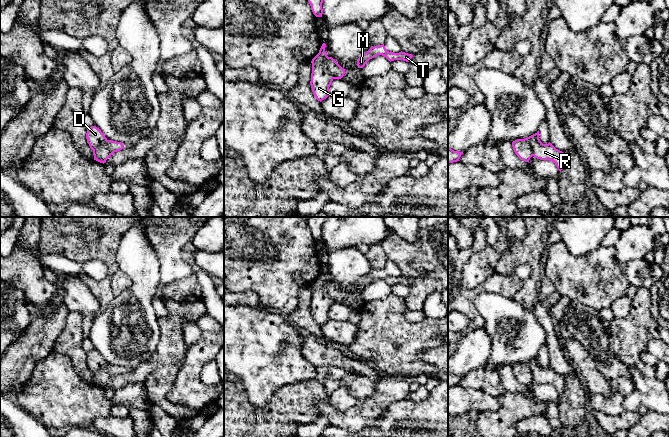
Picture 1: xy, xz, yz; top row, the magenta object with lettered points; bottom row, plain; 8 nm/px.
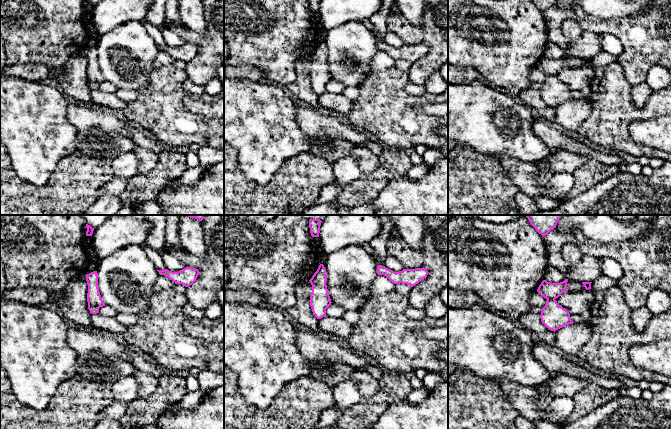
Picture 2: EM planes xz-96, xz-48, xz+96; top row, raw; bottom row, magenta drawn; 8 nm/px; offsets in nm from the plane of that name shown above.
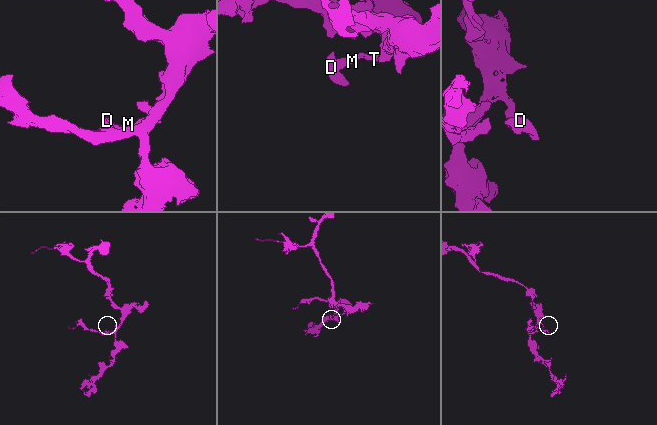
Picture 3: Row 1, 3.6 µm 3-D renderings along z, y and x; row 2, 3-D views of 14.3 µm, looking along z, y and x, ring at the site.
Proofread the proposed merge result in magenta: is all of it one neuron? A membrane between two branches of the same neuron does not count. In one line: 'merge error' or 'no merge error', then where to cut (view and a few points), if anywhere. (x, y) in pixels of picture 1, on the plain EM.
merge error; cut in xz along (328, 281), (323, 291), (334, 302)

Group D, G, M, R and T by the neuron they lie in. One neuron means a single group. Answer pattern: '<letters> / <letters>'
D G R / M T

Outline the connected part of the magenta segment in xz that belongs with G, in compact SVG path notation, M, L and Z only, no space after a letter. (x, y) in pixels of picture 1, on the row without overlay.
M325 267L322 268L319 277L312 283L312 297L310 309L312 316L318 325L326 323L329 318L329 311L334 301L323 291L324 286L329 282L325 276Z

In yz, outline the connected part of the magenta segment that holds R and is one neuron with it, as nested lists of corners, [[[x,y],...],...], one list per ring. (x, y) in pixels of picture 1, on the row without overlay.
[[[539,355],[526,363],[532,373],[532,380],[541,384],[550,384],[555,387],[559,395],[563,393],[565,379],[562,375],[556,373],[550,366],[543,368],[539,363]]]

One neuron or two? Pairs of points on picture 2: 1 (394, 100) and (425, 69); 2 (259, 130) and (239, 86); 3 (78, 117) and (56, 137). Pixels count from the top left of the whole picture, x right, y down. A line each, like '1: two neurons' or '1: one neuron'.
1: two neurons
2: one neuron
3: two neurons

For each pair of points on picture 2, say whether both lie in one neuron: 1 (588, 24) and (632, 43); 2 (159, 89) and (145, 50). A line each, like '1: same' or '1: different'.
1: same
2: different

